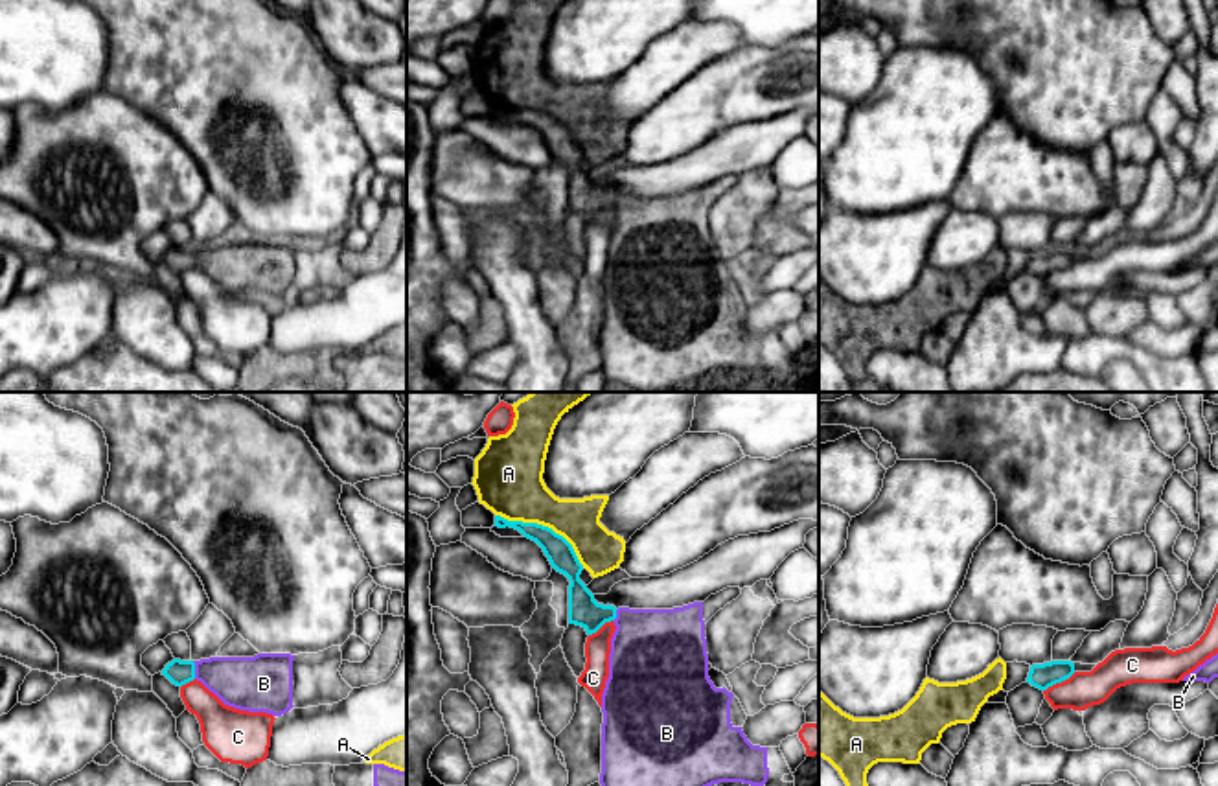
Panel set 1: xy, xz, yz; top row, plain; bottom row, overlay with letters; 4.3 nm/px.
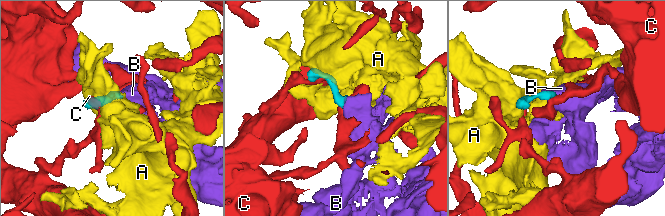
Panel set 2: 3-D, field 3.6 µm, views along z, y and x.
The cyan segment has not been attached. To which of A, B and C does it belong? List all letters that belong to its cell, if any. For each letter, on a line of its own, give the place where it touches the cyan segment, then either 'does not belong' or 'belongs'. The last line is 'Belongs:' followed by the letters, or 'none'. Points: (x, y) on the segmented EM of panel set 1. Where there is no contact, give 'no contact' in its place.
A: contact xz (545, 527); does not belong
B: contact xy (194, 670); belongs
C: contact yz (1058, 681); does not belong
Belongs: B

